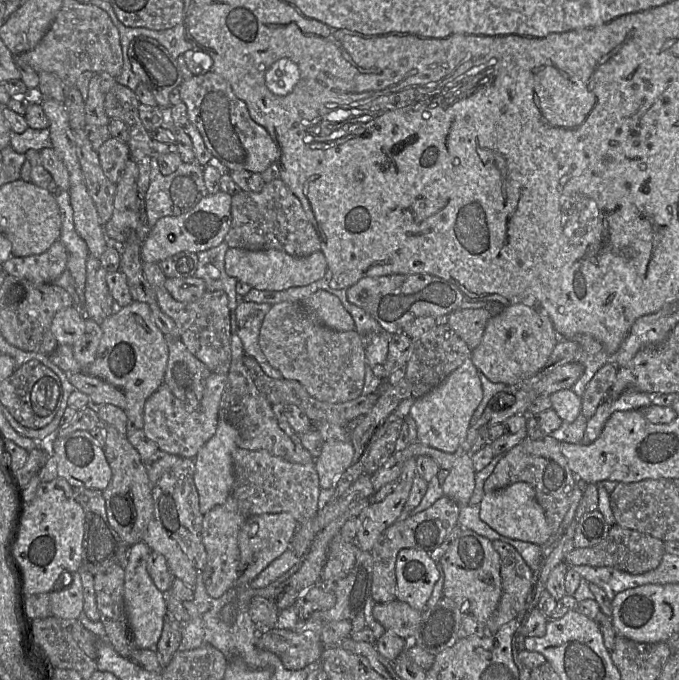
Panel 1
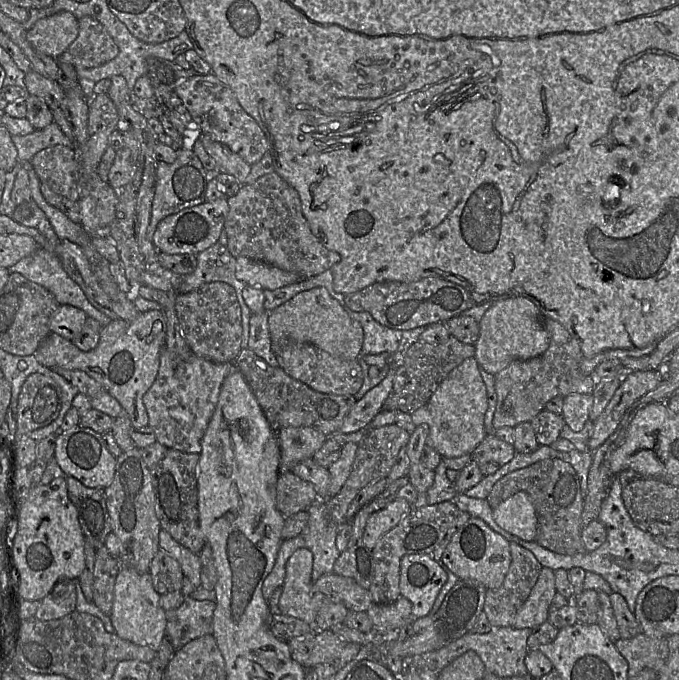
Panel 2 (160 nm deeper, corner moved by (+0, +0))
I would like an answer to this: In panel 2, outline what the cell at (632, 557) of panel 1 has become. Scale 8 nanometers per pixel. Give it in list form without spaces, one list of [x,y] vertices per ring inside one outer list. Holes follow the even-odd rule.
[[[553,458],[541,460],[528,467],[510,472],[494,484],[486,500],[490,507],[495,509],[520,491],[528,493],[533,502],[538,520],[535,541],[540,546],[561,555],[577,555],[587,552],[581,540],[584,496],[577,473],[571,464]]]

